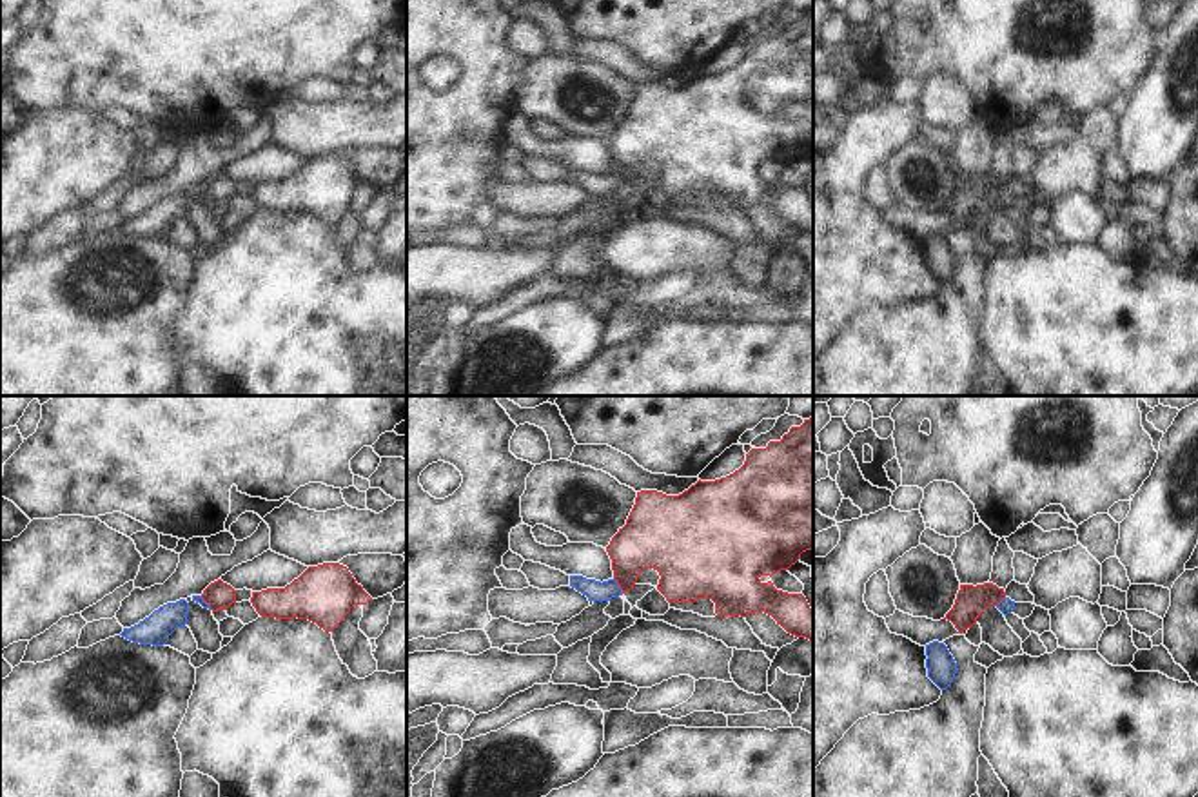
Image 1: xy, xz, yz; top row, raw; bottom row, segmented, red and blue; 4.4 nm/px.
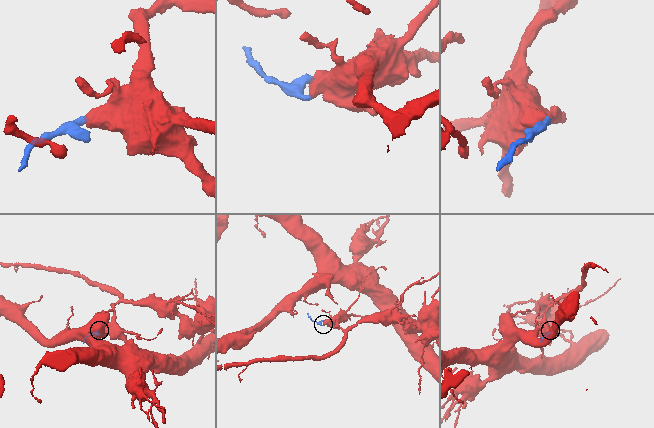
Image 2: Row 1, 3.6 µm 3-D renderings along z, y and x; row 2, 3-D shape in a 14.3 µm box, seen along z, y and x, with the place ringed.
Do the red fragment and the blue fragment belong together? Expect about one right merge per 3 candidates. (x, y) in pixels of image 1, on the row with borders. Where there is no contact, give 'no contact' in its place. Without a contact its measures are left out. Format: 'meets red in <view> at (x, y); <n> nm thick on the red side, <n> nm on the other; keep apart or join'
meets red in xz at (618, 583); 260 nm thick on the red side, 90 nm on the other; join

